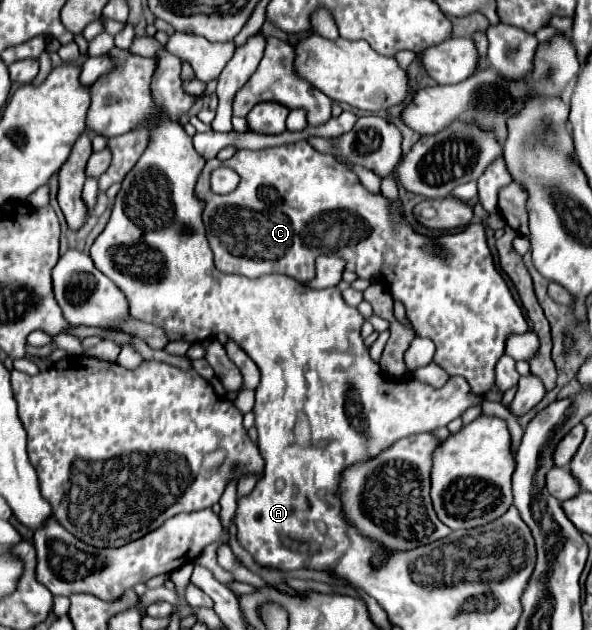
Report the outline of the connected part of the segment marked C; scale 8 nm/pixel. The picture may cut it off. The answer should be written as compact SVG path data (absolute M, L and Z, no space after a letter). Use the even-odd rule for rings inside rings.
M309 142L263 150L237 150L235 156L225 162L219 162L217 158L209 160L199 176L195 192L207 204L203 222L209 246L215 254L215 266L221 272L247 278L283 274L297 282L305 282L315 276L315 258L319 254L343 258L345 270L355 272L359 278L383 278L383 284L387 284L393 298L405 304L415 332L435 342L437 350L433 360L443 366L449 376L459 374L467 378L471 390L479 396L495 386L495 362L503 356L505 338L513 332L519 334L527 330L521 308L493 264L483 224L473 222L461 232L447 232L441 236L417 234L407 224L399 198L389 202L381 192L369 192L345 164L331 154L317 152ZM219 166L235 170L241 178L239 186L223 196L209 190L209 174Z

